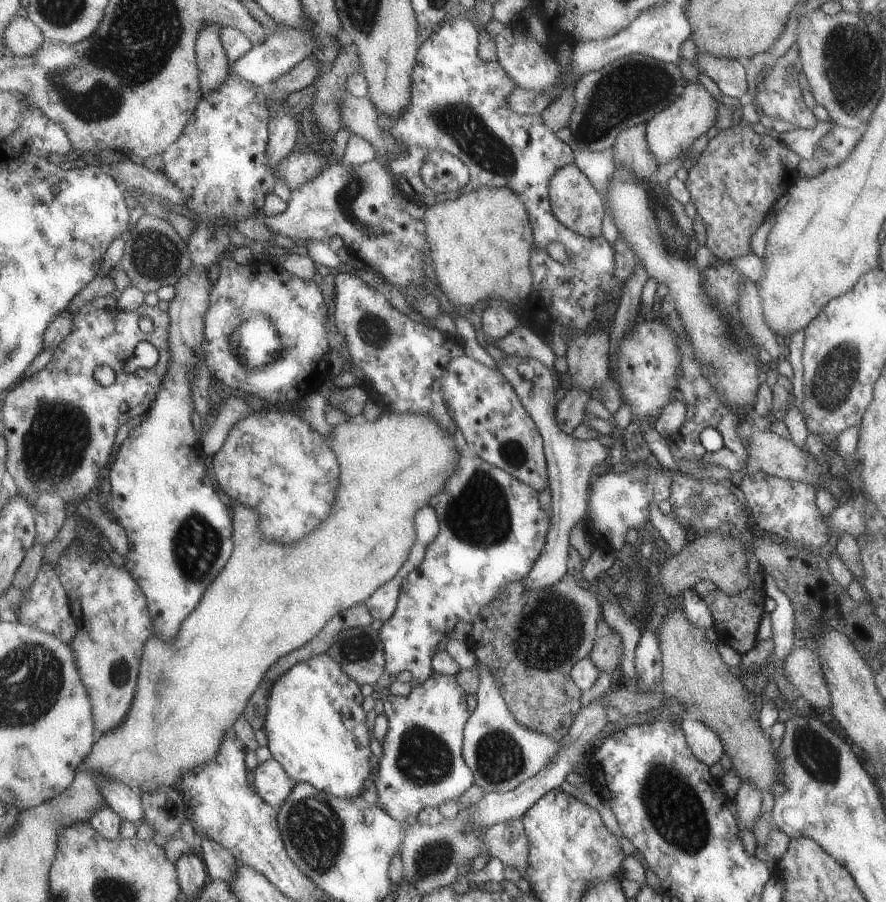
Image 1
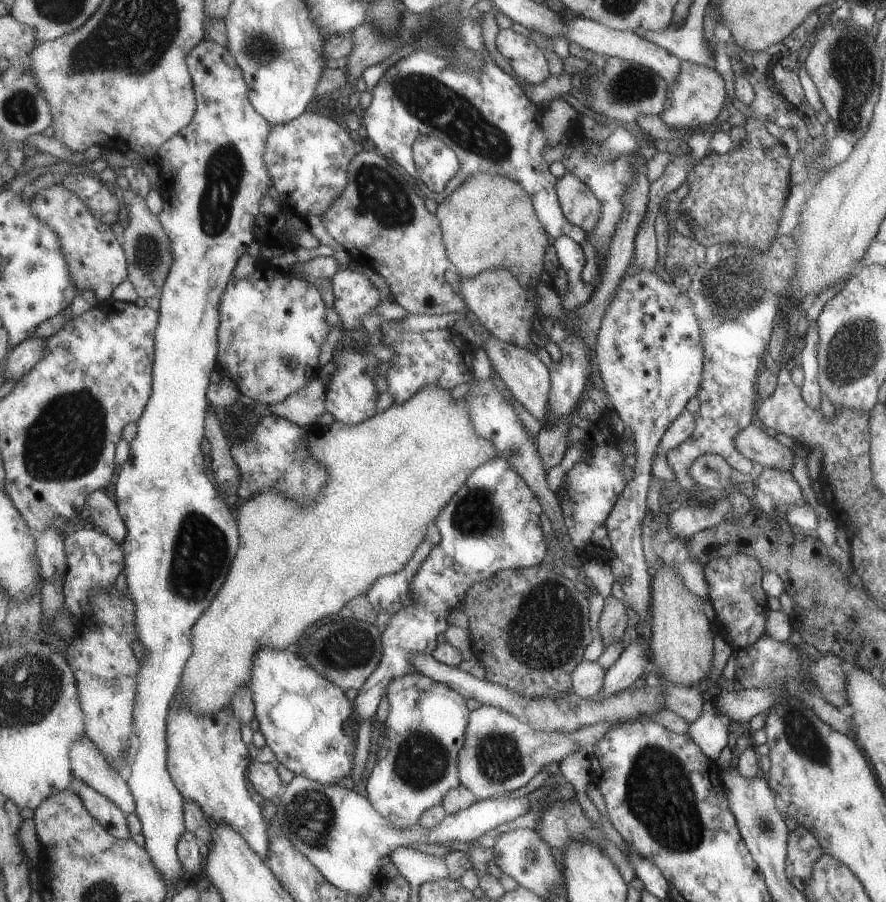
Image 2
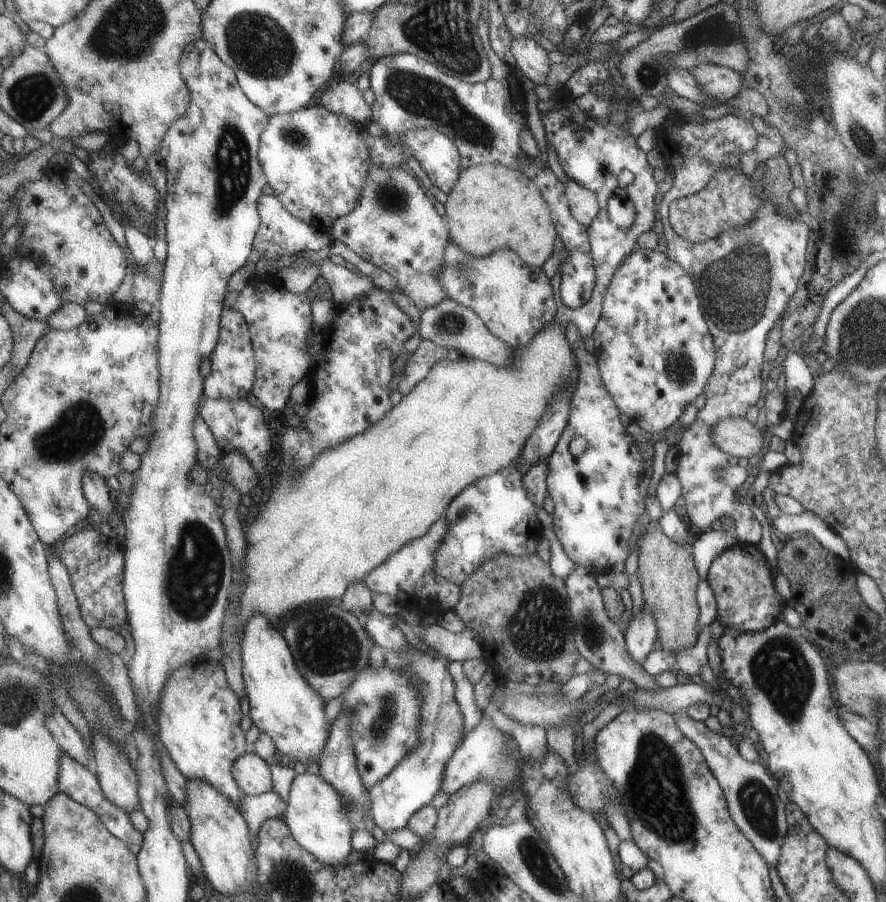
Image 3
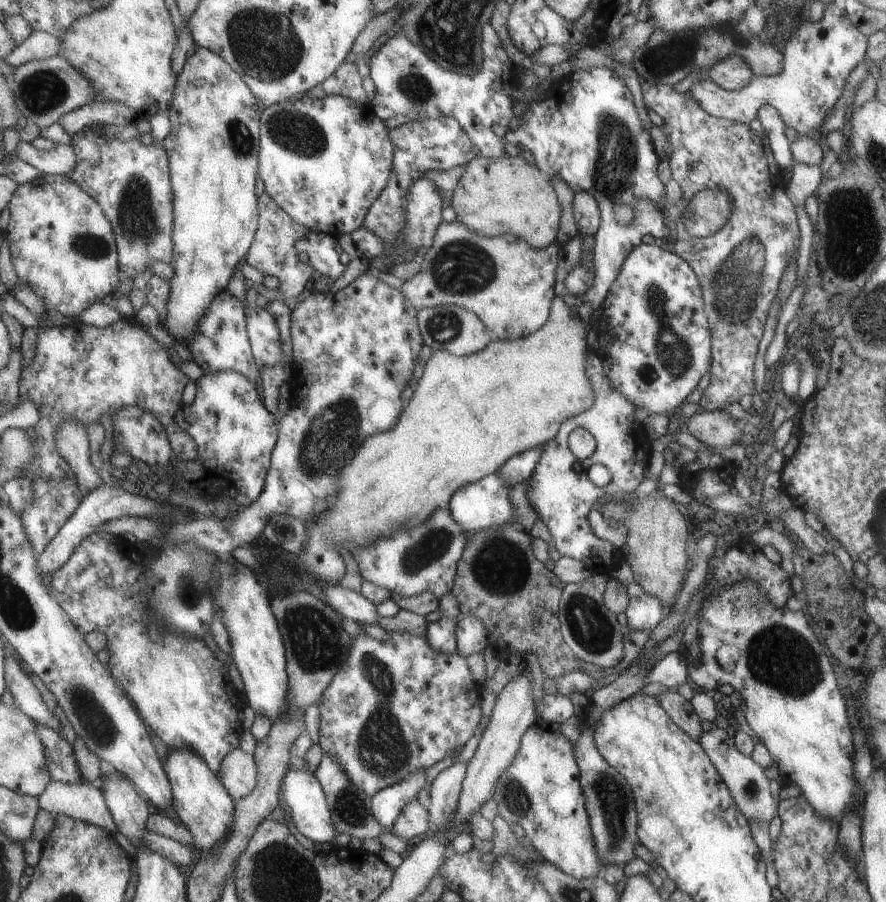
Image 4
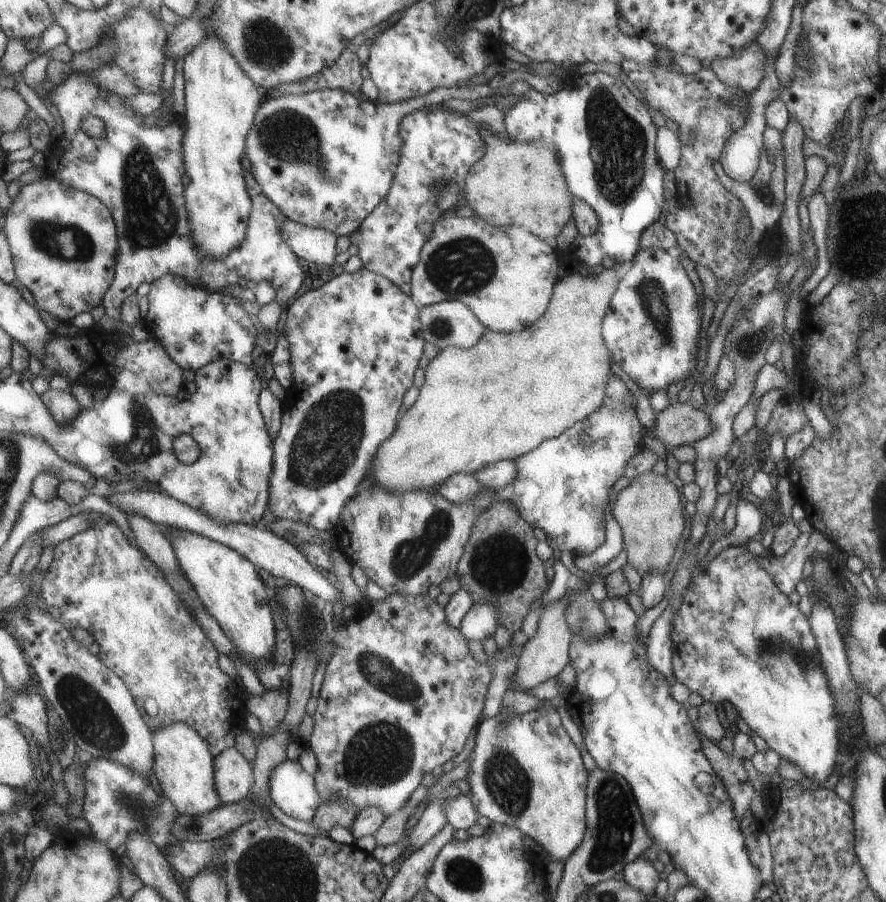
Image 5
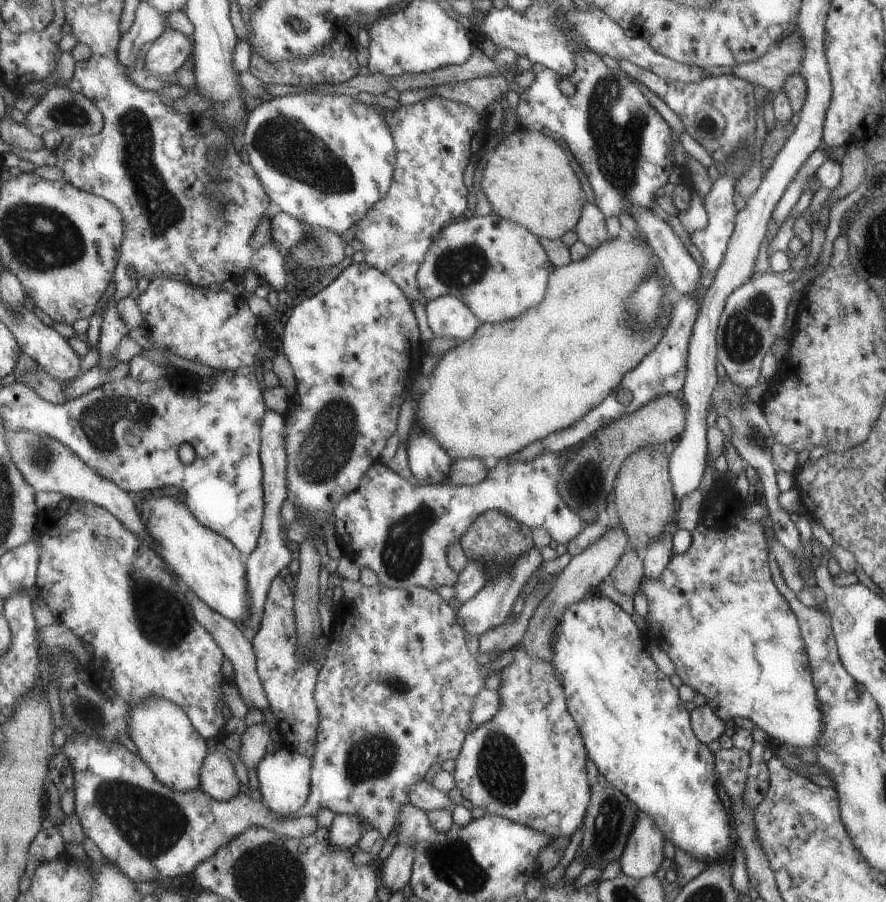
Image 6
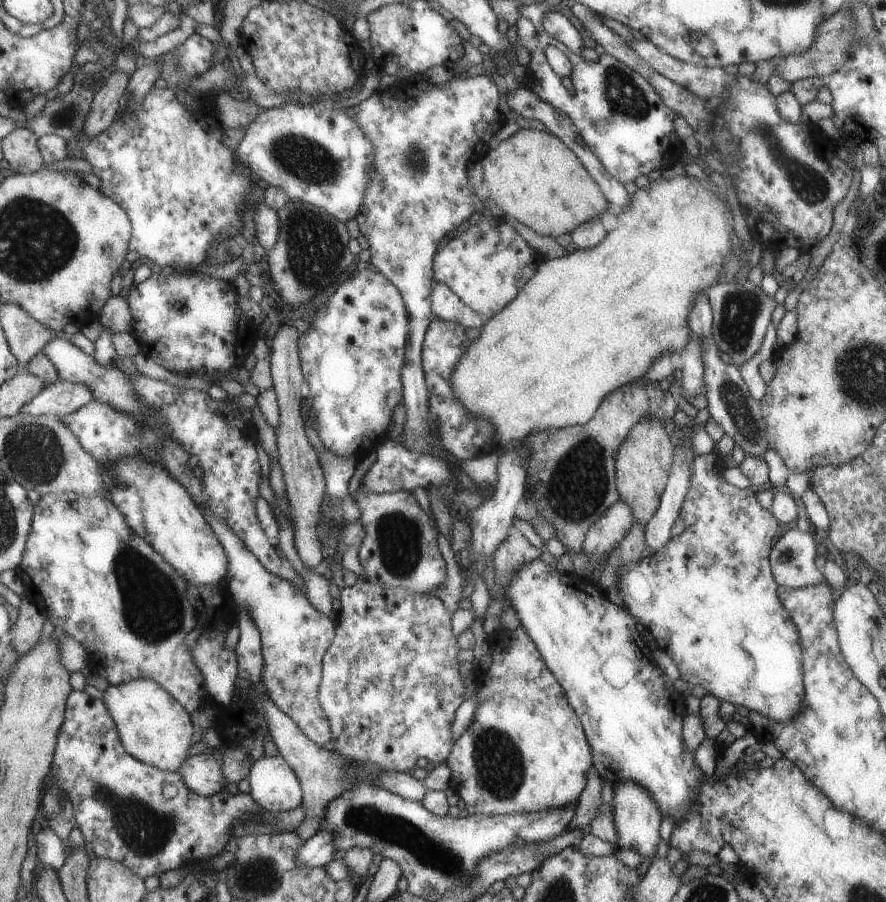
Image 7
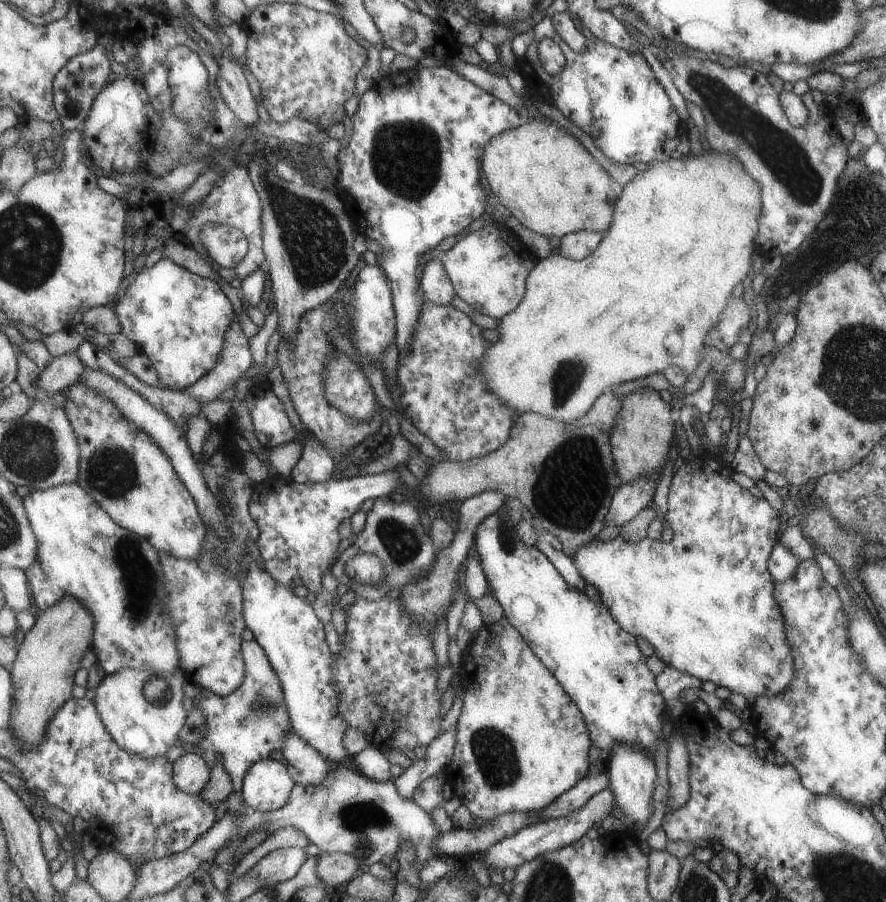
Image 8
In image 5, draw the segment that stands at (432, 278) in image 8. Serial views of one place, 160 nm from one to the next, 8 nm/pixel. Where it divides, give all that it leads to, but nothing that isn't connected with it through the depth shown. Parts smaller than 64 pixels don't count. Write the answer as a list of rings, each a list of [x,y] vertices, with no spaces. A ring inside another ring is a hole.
[[[455,299],[423,306],[420,320],[425,342],[439,350],[445,347],[469,348],[485,330],[469,307]]]

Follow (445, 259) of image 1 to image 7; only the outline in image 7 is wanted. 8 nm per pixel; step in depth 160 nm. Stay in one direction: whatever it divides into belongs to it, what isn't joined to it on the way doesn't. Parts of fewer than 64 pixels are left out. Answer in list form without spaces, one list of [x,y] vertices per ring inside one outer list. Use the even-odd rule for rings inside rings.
[[[519,129],[499,142],[495,149],[481,155],[479,159],[482,168],[482,194],[490,197],[495,202],[494,204],[501,208],[505,214],[504,218],[517,220],[538,235],[552,239],[561,234],[570,234],[571,230],[575,230],[580,224],[594,221],[607,208],[600,186],[596,181],[591,180],[592,176],[587,174],[588,169],[584,167],[572,149],[567,152],[568,145],[565,146],[563,142],[553,133]]]

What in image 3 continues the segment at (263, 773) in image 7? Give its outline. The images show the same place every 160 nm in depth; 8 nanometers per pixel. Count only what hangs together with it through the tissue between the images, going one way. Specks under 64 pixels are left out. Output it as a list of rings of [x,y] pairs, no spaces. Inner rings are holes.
[[[303,772],[293,780],[287,804],[285,822],[301,848],[309,852],[309,856],[313,856],[321,866],[345,868],[349,864],[345,859],[352,850],[350,837],[353,828],[345,818],[345,808],[341,806],[337,790],[318,775]]]

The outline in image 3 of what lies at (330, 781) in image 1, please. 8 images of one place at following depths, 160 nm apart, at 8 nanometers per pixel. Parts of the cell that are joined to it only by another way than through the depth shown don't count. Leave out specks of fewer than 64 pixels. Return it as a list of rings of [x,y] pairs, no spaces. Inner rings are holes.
[[[255,614],[242,636],[242,654],[252,722],[271,738],[281,760],[290,765],[298,761],[306,766],[308,761],[319,762],[330,731],[324,716],[327,702],[319,692],[313,692],[301,676],[291,646],[281,629],[273,626],[263,614]]]

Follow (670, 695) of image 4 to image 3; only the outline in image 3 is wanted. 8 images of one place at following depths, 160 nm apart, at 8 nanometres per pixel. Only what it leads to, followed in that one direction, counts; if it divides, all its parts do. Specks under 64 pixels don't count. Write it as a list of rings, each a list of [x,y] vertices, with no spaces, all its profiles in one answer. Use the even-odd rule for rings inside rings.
[[[573,562],[575,568],[565,578],[566,599],[569,600],[569,618],[573,622],[573,644],[577,652],[585,662],[594,668],[599,668],[607,674],[614,674],[621,677],[621,680],[629,680],[635,687],[643,690],[657,690],[658,685],[653,677],[645,674],[640,664],[637,664],[625,648],[624,632],[620,623],[611,622],[605,614],[599,588],[594,582],[593,576],[587,570]]]

